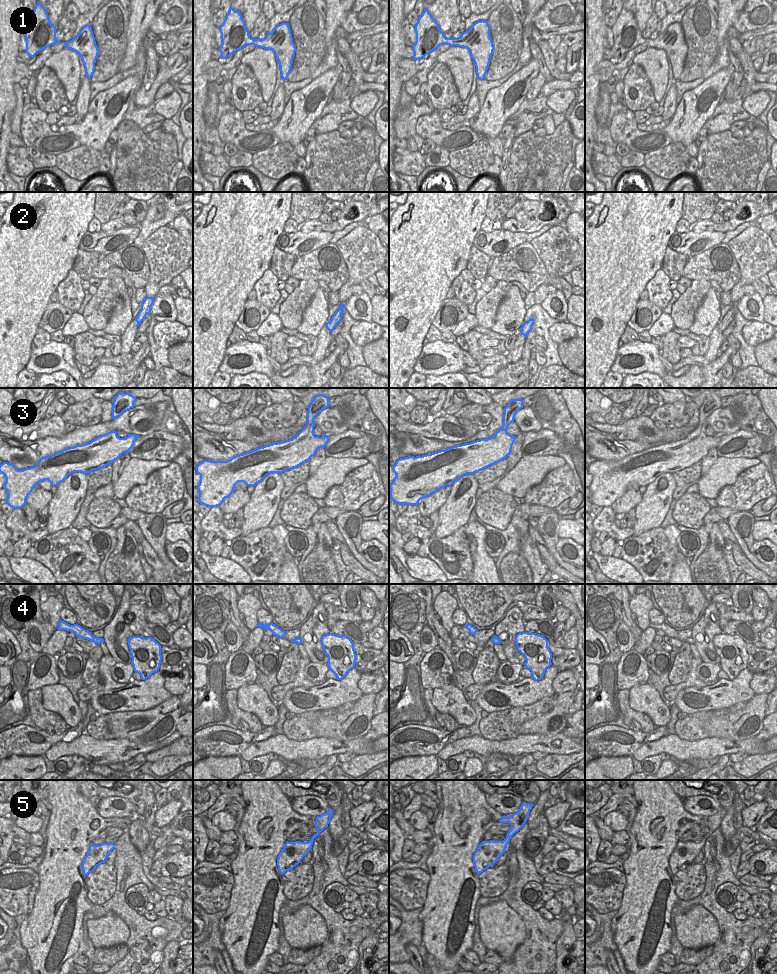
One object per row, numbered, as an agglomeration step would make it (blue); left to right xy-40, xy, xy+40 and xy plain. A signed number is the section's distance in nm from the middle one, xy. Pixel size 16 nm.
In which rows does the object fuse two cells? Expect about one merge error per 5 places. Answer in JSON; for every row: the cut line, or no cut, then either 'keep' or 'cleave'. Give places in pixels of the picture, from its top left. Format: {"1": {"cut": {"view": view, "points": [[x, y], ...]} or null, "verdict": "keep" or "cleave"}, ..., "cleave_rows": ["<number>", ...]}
{"1": {"cut": null, "verdict": "keep"}, "2": {"cut": null, "verdict": "keep"}, "3": {"cut": null, "verdict": "keep"}, "4": {"cut": null, "verdict": "keep"}, "5": {"cut": null, "verdict": "keep"}, "cleave_rows": []}

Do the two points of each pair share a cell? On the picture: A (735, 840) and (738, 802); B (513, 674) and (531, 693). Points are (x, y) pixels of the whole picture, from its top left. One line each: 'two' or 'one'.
A: one
B: two

